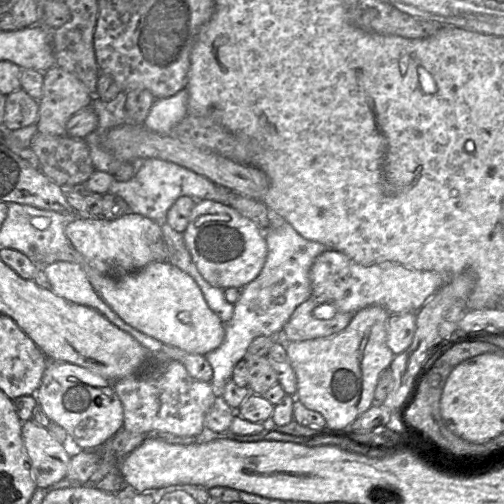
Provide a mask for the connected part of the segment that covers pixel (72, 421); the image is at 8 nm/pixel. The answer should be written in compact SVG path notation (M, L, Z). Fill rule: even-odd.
M49 361L36 398L50 421L63 427L81 450L97 449L123 428L123 406L113 382L83 367Z

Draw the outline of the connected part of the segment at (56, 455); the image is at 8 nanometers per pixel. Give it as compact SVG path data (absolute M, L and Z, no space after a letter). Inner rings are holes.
M32 419L22 423L22 437L38 488L48 488L67 476L70 453L45 427Z

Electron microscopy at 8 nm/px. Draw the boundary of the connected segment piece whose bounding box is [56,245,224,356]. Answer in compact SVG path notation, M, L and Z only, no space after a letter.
M71 245L61 248L56 262L78 264L96 293L125 323L163 345L204 356L223 342L223 324L209 311L197 284L169 262L153 262L136 272L111 277L100 273Z

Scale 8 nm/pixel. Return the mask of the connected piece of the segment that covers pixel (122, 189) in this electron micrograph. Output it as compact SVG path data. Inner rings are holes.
M146 158L136 164L133 178L126 182L113 181L108 192L119 196L127 204L129 213L139 214L155 221L160 227L166 222L168 210L175 201L188 196L195 201L211 200L219 203L228 200L228 188L218 186L203 176L175 163L157 158Z

